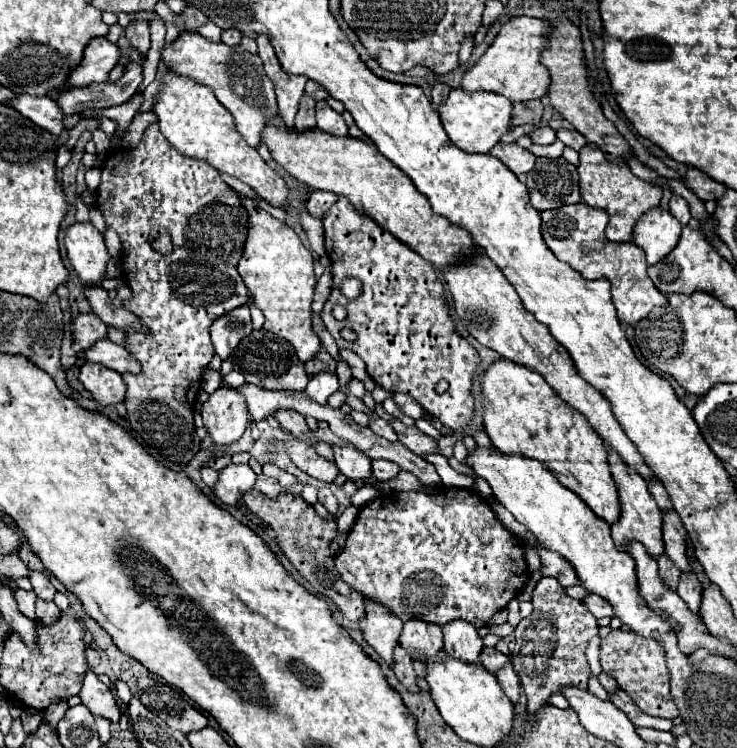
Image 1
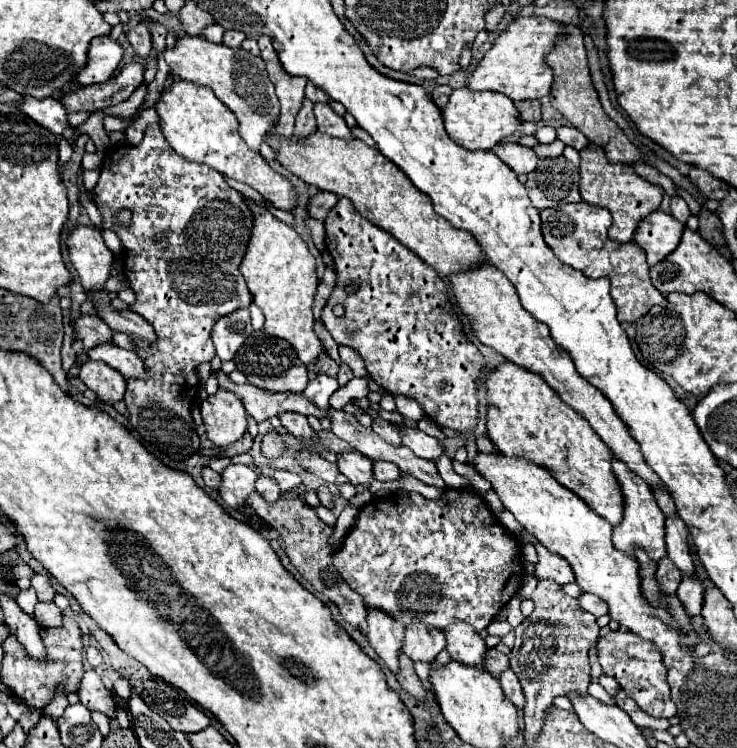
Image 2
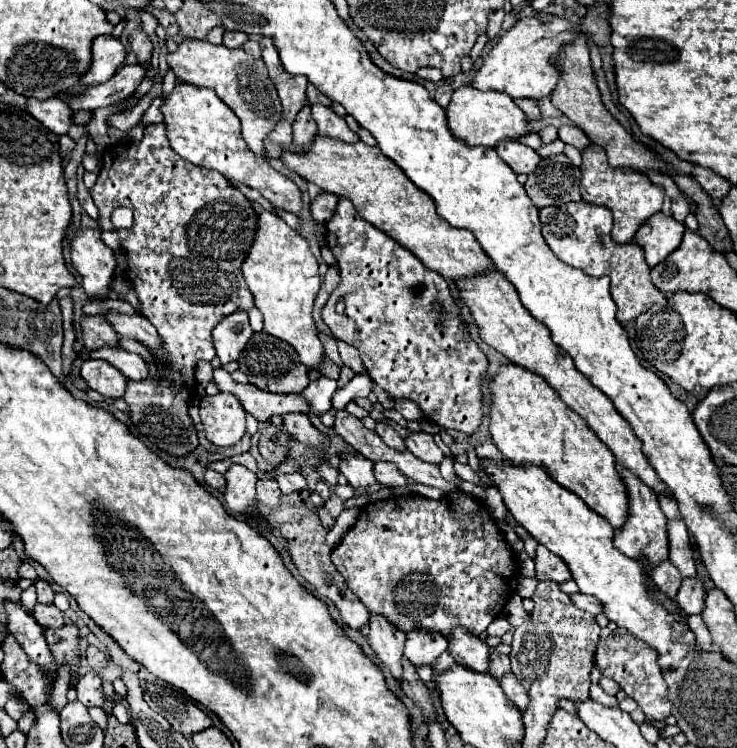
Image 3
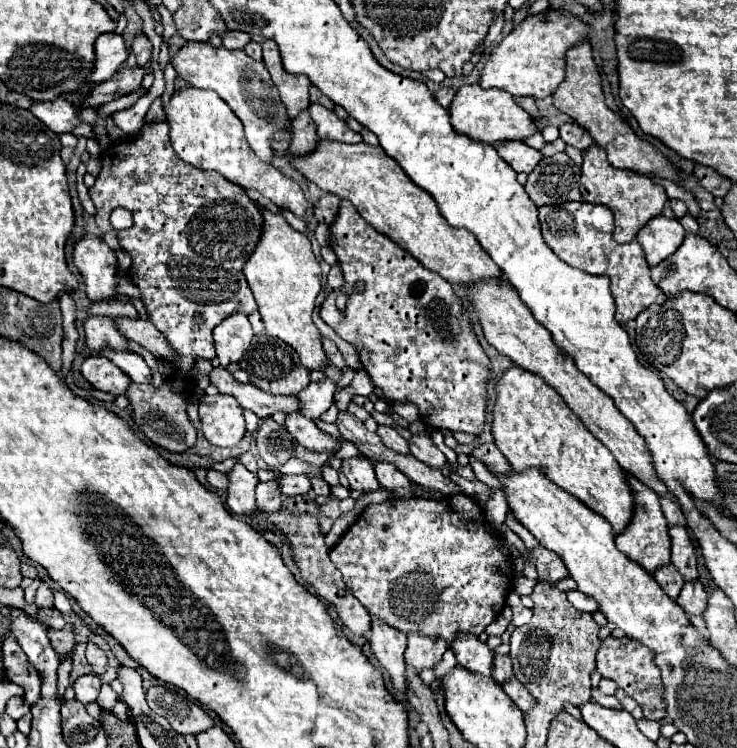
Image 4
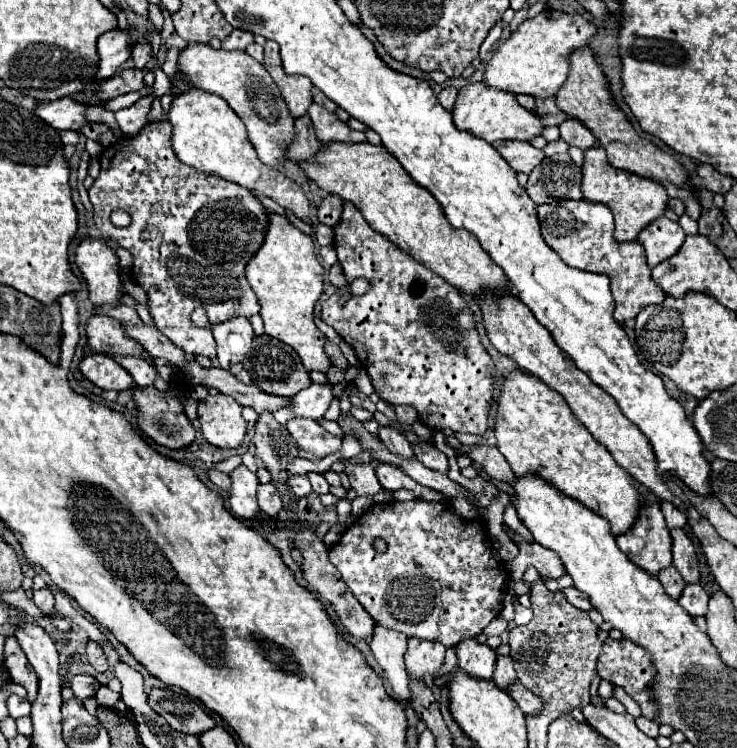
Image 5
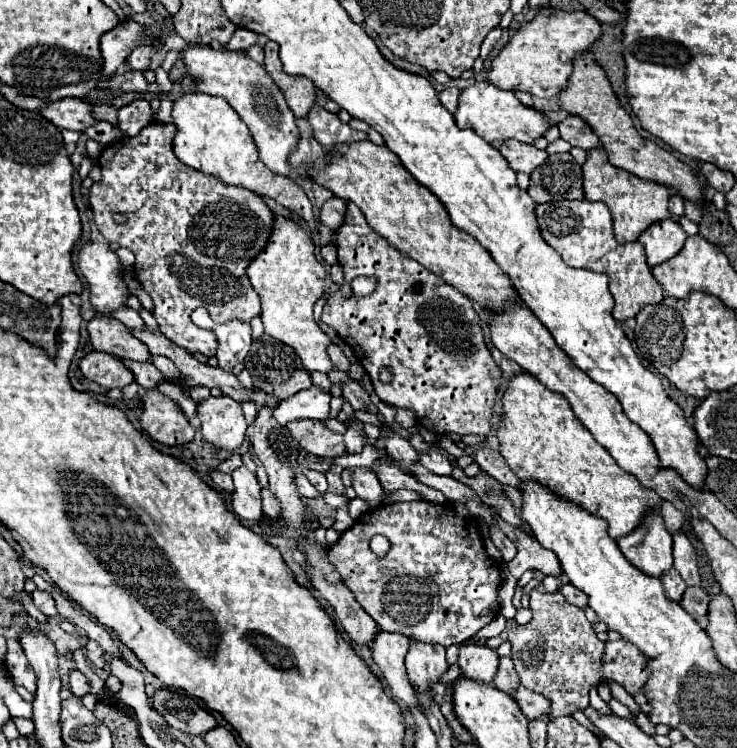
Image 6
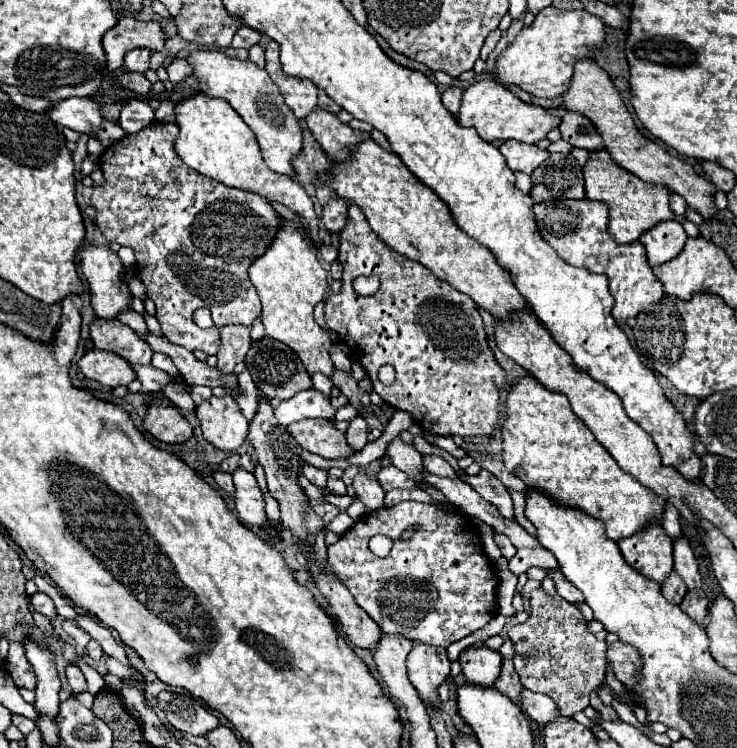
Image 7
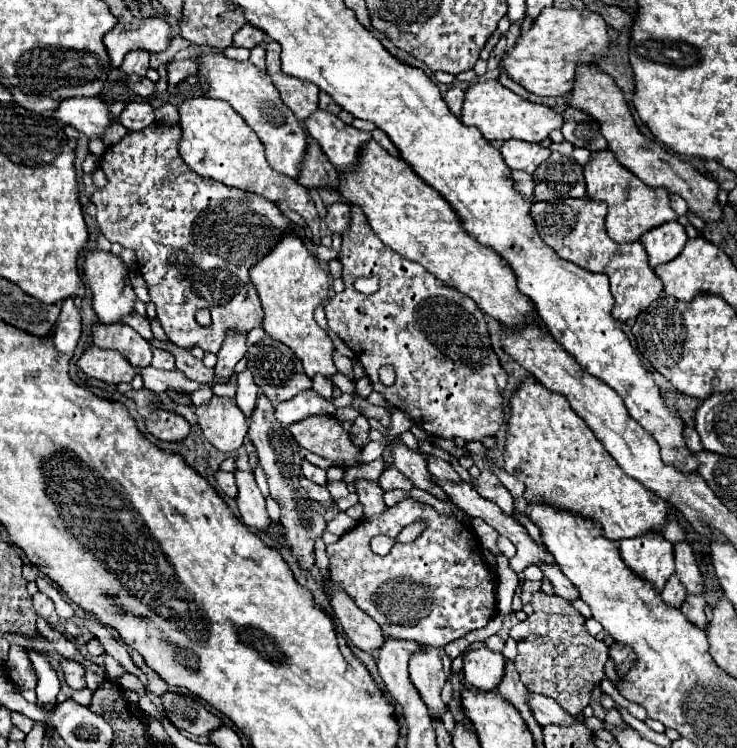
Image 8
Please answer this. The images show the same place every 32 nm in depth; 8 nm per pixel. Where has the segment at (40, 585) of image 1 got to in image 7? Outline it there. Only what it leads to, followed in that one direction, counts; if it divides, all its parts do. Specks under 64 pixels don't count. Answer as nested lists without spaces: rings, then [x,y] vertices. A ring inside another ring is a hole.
[[[36,592],[36,594],[32,596],[32,606],[34,606],[36,612],[44,614],[50,622],[56,622],[56,620],[58,620],[56,610],[54,610],[54,602],[52,602],[50,596],[46,596],[46,594],[42,594],[42,592]]]

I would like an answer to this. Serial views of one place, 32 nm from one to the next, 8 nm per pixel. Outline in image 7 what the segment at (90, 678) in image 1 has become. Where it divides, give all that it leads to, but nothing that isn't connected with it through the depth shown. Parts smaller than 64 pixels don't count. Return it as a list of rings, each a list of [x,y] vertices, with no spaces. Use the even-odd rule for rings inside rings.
[[[76,664],[66,666],[66,678],[68,678],[68,684],[70,684],[72,692],[84,692],[86,690],[84,674],[82,674],[82,670]]]

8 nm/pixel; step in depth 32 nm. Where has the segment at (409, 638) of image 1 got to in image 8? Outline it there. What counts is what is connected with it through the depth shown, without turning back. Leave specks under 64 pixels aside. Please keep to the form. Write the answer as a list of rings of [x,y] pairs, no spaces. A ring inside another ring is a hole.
[[[424,648],[410,658],[410,680],[428,706],[432,720],[440,720],[440,716],[446,712],[442,688],[450,680],[450,666],[452,660],[446,656],[444,648]]]

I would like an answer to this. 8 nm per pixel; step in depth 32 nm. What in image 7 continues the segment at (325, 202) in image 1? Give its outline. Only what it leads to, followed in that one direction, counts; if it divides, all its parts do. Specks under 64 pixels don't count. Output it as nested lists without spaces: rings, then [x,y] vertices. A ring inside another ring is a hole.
[[[338,198],[338,200],[328,202],[324,206],[322,222],[330,232],[340,232],[346,226],[346,220],[348,220],[348,204],[346,204],[346,200]]]

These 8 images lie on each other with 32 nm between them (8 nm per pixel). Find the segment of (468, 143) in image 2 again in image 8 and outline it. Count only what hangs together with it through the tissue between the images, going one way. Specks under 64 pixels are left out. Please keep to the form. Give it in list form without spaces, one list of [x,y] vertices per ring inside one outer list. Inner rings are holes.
[[[498,80],[476,82],[472,88],[468,88],[460,120],[466,126],[476,126],[488,142],[494,142],[494,140],[504,142],[510,138],[526,140],[526,142],[542,142],[544,138],[548,138],[552,130],[560,130],[564,124],[562,116],[554,112],[554,108],[530,102],[514,94],[506,86],[502,86]]]

